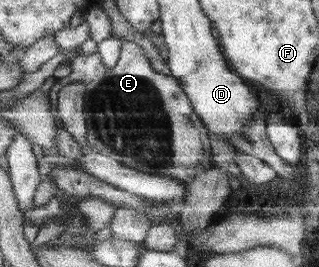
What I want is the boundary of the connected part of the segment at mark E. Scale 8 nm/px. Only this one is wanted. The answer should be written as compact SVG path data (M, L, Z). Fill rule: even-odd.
M124 40L121 58L112 69L102 61L102 56L97 51L94 54L80 53L70 63L70 67L70 74L56 79L49 91L49 98L55 106L59 103L59 93L62 88L76 82L86 85L86 98L89 106L87 140L95 150L138 171L154 175L169 175L187 183L195 178L202 169L213 168L210 131L195 112L191 98L184 92L183 85L177 77L171 73L163 74L154 69L151 59L146 57L146 53L140 45L134 41ZM198 155L202 155L200 163L206 163L206 165L202 165L202 169L186 167L186 161L194 161L194 159L198 159Z

